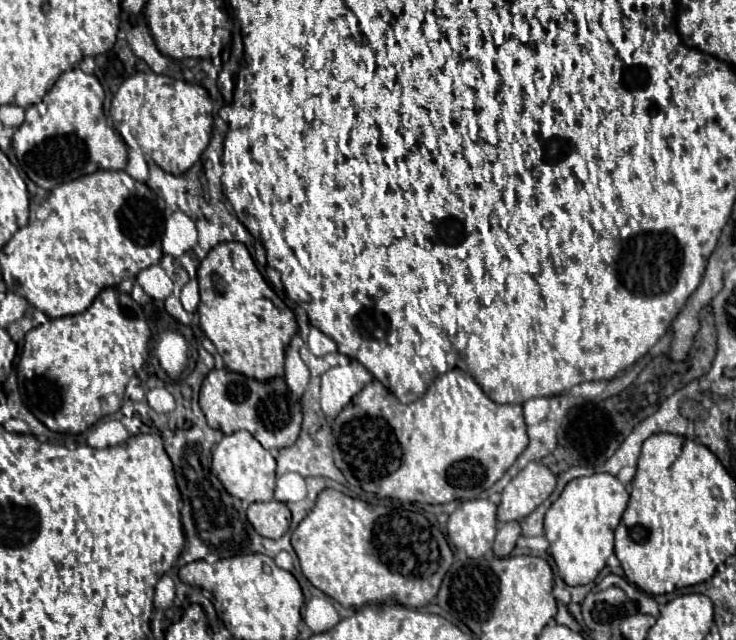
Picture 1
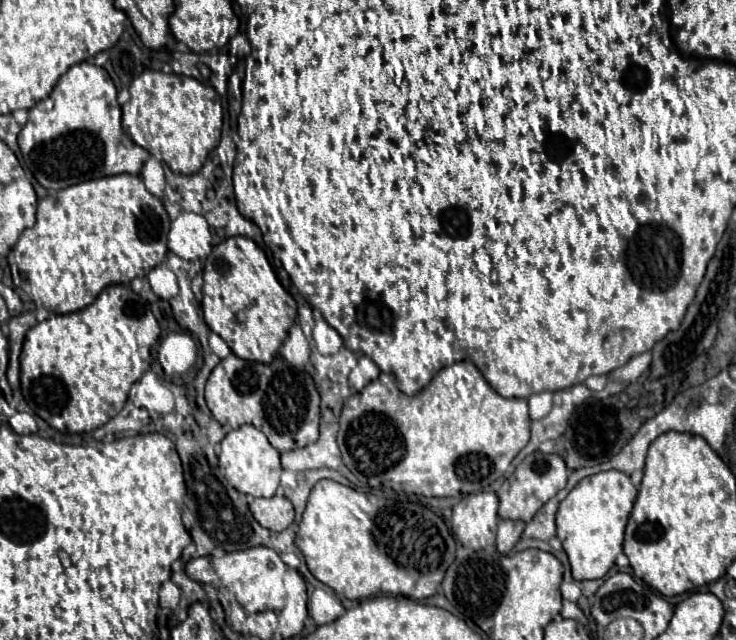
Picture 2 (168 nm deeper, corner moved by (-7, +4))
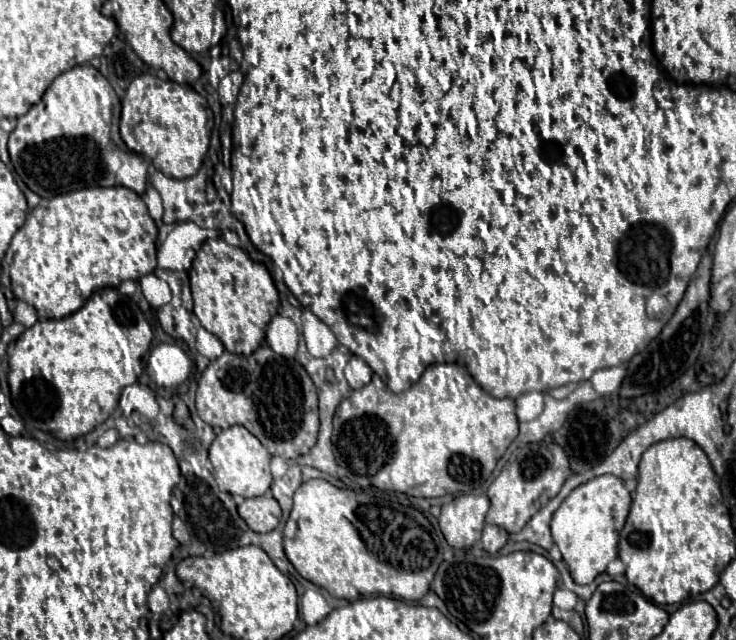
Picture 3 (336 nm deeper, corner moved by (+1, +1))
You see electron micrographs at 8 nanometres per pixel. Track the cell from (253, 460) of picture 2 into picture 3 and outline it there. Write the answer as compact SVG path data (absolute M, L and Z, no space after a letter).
M233 425L221 435L215 437L215 441L209 447L209 461L213 465L213 477L221 491L227 491L231 495L241 497L261 497L271 487L271 471L269 471L269 453L261 445L257 437L253 437L243 425Z

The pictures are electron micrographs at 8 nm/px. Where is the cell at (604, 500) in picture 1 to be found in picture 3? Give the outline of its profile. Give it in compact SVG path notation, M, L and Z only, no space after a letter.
M599 475L571 491L551 519L553 541L575 583L587 585L617 557L617 541L631 507L631 495L615 475Z

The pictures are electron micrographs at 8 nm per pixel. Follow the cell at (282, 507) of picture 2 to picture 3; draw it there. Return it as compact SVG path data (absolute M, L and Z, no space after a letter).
M263 495L255 499L245 499L239 505L239 515L255 533L267 533L279 525L281 507L273 497Z

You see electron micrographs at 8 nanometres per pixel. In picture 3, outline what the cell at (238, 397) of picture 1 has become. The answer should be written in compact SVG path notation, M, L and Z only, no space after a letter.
M261 345L251 355L233 355L225 351L221 357L211 361L199 379L197 413L211 427L229 429L231 425L243 425L271 455L279 455L283 459L297 459L299 455L305 455L315 445L319 431L317 391L307 371L295 361L291 363L283 357L277 357L267 345Z

